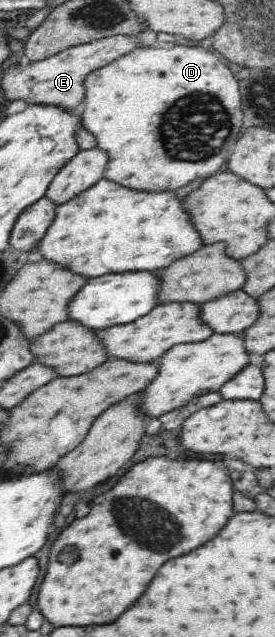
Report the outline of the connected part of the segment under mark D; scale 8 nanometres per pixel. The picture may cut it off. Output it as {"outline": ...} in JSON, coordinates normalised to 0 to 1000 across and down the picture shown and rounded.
{"outline":[[[575,71],[495,75],[364,108],[305,132],[313,152],[287,177],[298,195],[342,210],[356,232],[400,245],[375,278],[509,300],[604,300],[684,290],[720,278],[800,272],[836,231],[873,218],[880,162],[873,137],[844,110],[742,74]]]}

